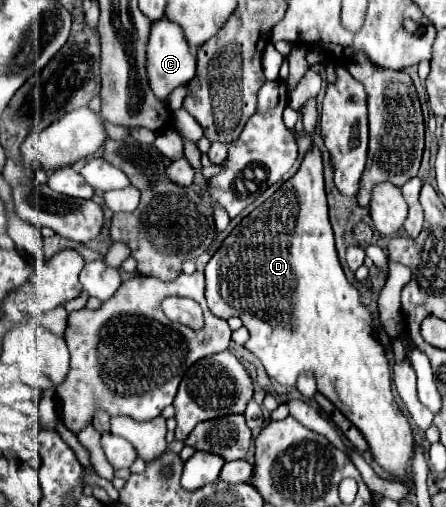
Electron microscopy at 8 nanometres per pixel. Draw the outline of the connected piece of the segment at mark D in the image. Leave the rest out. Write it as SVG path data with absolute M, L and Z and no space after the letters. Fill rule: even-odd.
M318 147L308 151L292 179L288 179L268 201L244 217L240 225L236 225L224 239L206 265L206 301L216 317L242 319L244 327L250 331L250 339L244 347L262 361L270 379L280 385L294 387L302 371L312 371L318 381L318 391L340 407L342 415L362 431L374 461L402 481L410 481L410 459L414 449L412 429L392 397L388 359L376 331L372 309L362 301L360 289L348 283L340 267L334 249L334 233L328 221L322 155ZM232 281L236 281L236 289L228 289L228 293L224 293L226 283L230 287Z

